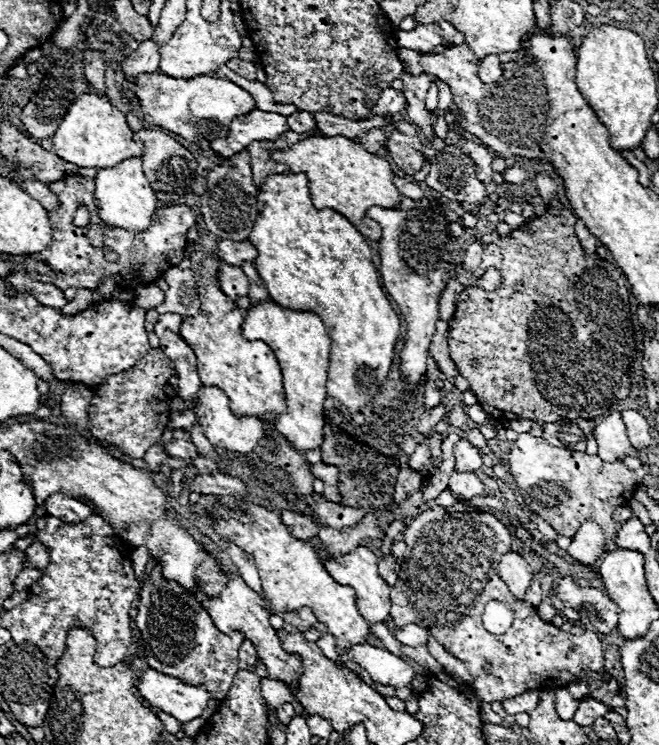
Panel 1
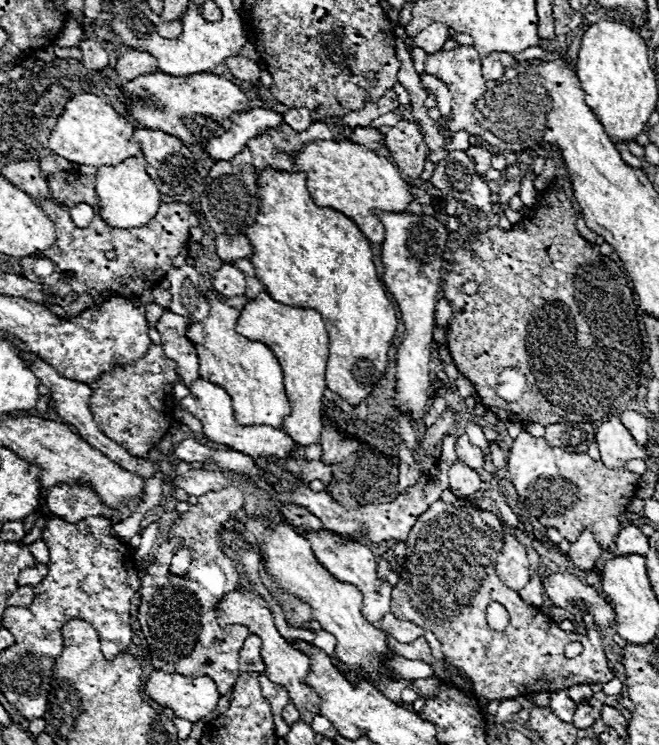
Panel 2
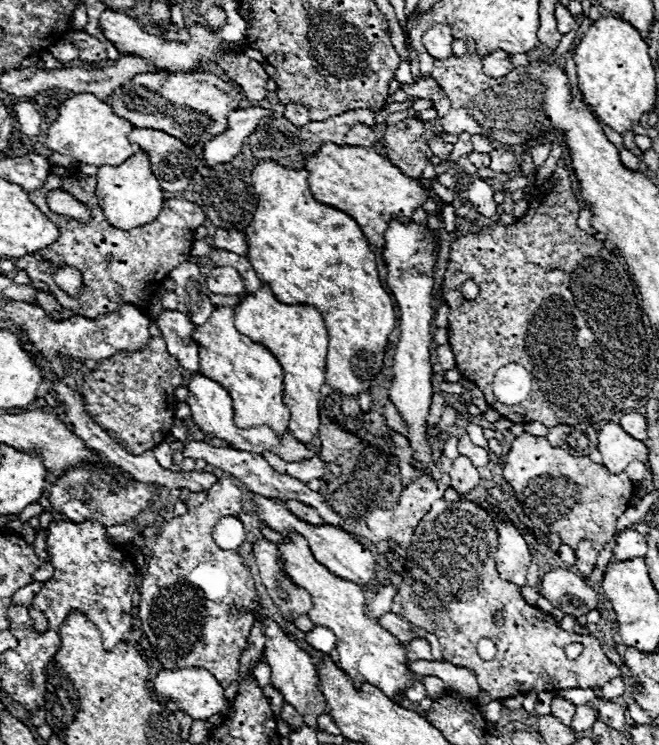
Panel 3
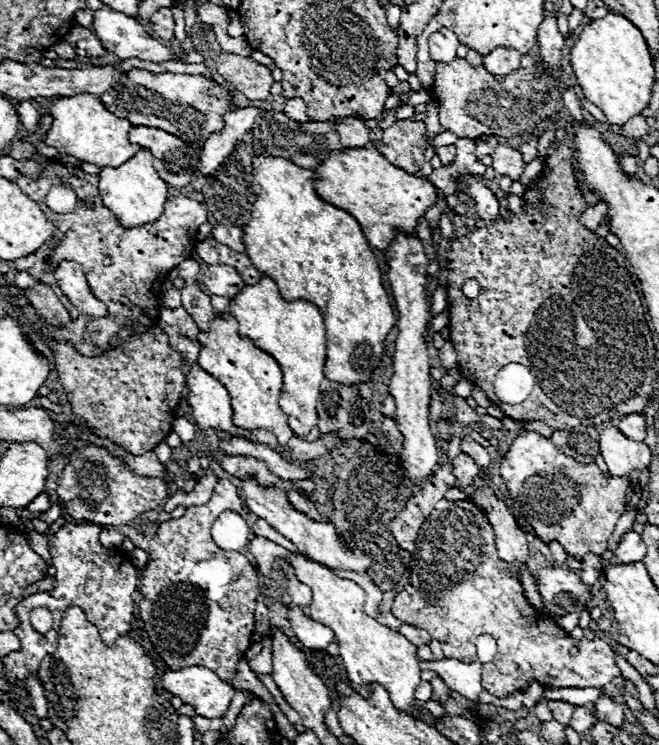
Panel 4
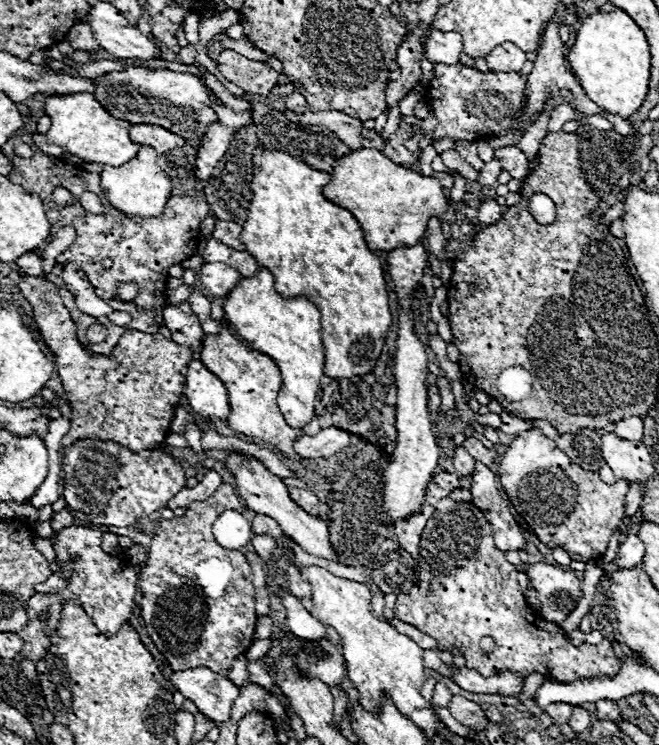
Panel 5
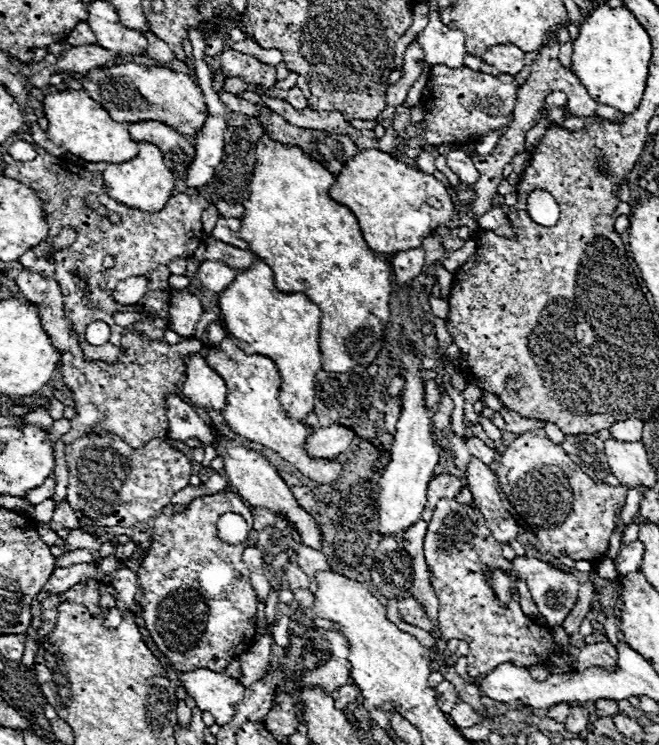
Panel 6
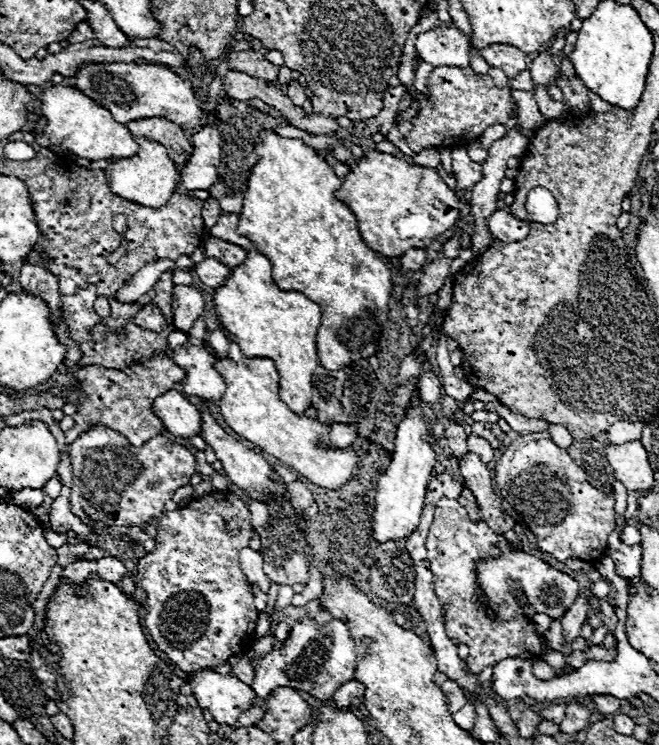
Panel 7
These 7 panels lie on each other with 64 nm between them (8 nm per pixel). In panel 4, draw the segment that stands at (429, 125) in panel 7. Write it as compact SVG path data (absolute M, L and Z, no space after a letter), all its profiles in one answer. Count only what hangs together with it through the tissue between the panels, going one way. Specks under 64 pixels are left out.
M456 58L448 64L438 62L434 84L432 84L432 96L438 100L438 116L440 116L440 132L452 132L458 138L478 138L482 134L486 136L498 136L498 138L524 138L536 130L536 124L546 122L546 118L552 118L556 112L562 110L562 104L558 104L558 92L560 80L556 76L538 76L536 70L516 70L512 74L498 76L486 72L484 67L470 66L464 58Z

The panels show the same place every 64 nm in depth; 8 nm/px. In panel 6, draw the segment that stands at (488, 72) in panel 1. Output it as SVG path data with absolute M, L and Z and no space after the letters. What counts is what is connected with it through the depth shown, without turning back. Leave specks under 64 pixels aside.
M498 44L482 54L482 60L504 74L516 76L526 66L526 54L514 44Z

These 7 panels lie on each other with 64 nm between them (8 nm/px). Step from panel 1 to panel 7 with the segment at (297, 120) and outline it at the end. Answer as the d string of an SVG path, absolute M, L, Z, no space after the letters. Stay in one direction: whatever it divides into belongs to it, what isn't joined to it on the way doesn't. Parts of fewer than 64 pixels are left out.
M292 82L286 86L286 96L296 104L296 106L302 106L306 102L306 94L304 94L304 88L300 86L300 82Z

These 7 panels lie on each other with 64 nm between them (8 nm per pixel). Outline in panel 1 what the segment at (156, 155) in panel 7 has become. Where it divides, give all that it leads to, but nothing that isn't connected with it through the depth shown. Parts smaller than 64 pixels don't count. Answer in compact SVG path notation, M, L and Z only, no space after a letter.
M128 158L114 168L102 168L96 174L96 200L98 200L98 216L108 226L118 226L130 232L142 232L150 226L152 216L156 212L156 192L152 190L148 178L142 172L140 158Z

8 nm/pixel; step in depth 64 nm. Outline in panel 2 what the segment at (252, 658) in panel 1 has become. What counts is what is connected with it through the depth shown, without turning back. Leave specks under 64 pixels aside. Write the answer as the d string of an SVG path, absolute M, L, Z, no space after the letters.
M250 634L240 650L240 672L264 672L264 662L260 658L260 638Z

